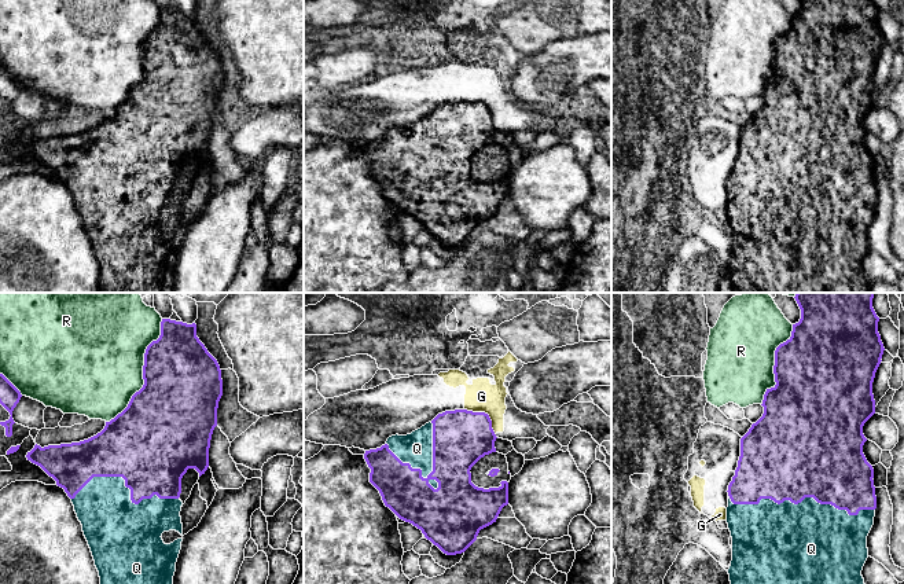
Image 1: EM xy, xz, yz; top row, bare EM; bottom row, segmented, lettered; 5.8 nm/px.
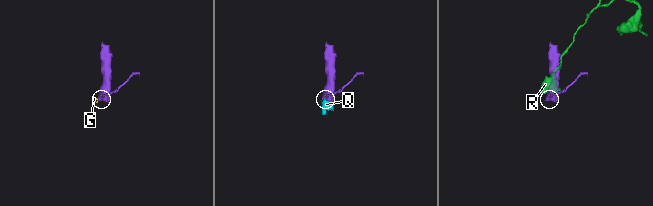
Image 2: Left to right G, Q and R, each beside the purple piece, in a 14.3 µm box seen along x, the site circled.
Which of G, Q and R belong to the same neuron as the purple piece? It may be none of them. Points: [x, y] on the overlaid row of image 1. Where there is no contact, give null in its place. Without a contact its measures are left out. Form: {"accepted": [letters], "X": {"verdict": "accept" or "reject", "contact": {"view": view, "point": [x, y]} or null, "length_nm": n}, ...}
{"accepted": ["Q"], "G": {"verdict": "reject", "contact": {"view": "xz", "point": [487, 414]}, "length_nm": 240}, "Q": {"verdict": "accept", "contact": {"view": "yz", "point": [800, 502]}, "length_nm": 850}, "R": {"verdict": "reject", "contact": {"view": "xy", "point": [143, 373]}, "length_nm": 700}}

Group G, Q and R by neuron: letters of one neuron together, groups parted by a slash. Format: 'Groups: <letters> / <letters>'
Groups: G / Q / R

